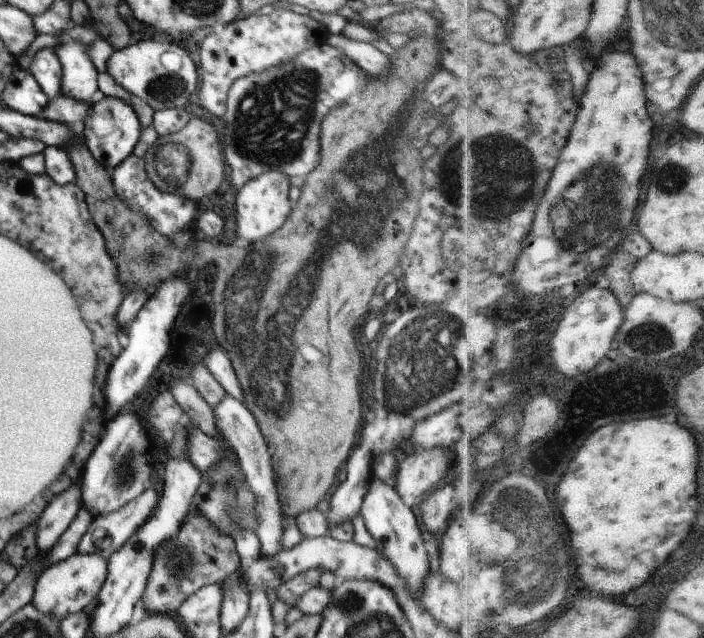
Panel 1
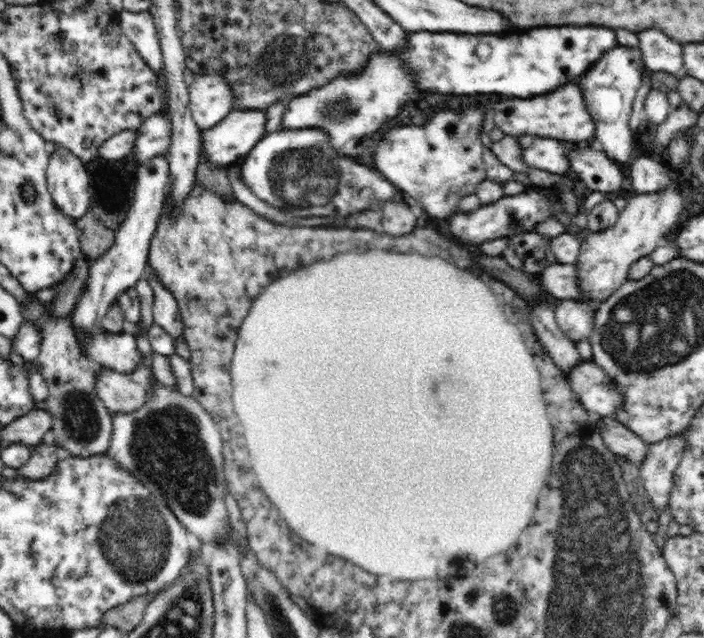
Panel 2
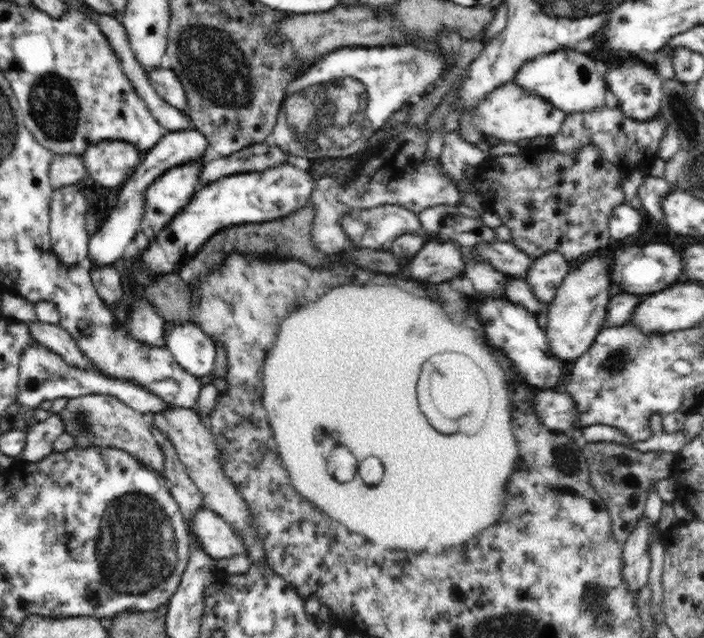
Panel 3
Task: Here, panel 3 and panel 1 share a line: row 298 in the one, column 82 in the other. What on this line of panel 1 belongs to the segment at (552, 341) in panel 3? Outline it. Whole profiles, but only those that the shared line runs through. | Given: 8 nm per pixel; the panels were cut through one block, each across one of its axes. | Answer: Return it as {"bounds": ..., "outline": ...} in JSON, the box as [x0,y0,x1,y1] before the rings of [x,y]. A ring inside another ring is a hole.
{"bounds":[32,552,108,620],"outline":[[[76,552],[66,560],[53,564],[37,578],[32,604],[44,614],[54,615],[58,620],[84,610],[99,594],[107,577],[108,563],[101,554]]]}

